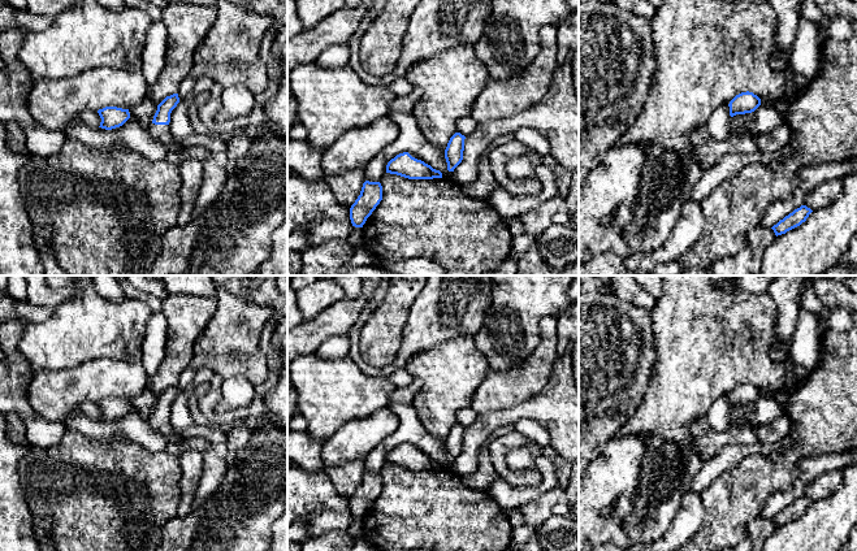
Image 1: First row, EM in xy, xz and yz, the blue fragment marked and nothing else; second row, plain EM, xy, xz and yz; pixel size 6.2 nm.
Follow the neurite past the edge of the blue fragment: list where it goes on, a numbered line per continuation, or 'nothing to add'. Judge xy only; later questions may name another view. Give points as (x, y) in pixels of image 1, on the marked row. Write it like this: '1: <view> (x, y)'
1: xy (161, 133)

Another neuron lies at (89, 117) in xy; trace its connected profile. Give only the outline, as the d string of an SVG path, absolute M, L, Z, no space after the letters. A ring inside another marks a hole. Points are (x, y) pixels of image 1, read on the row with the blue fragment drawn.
M86 109L82 112L79 121L90 127L99 127L101 118L98 110Z

